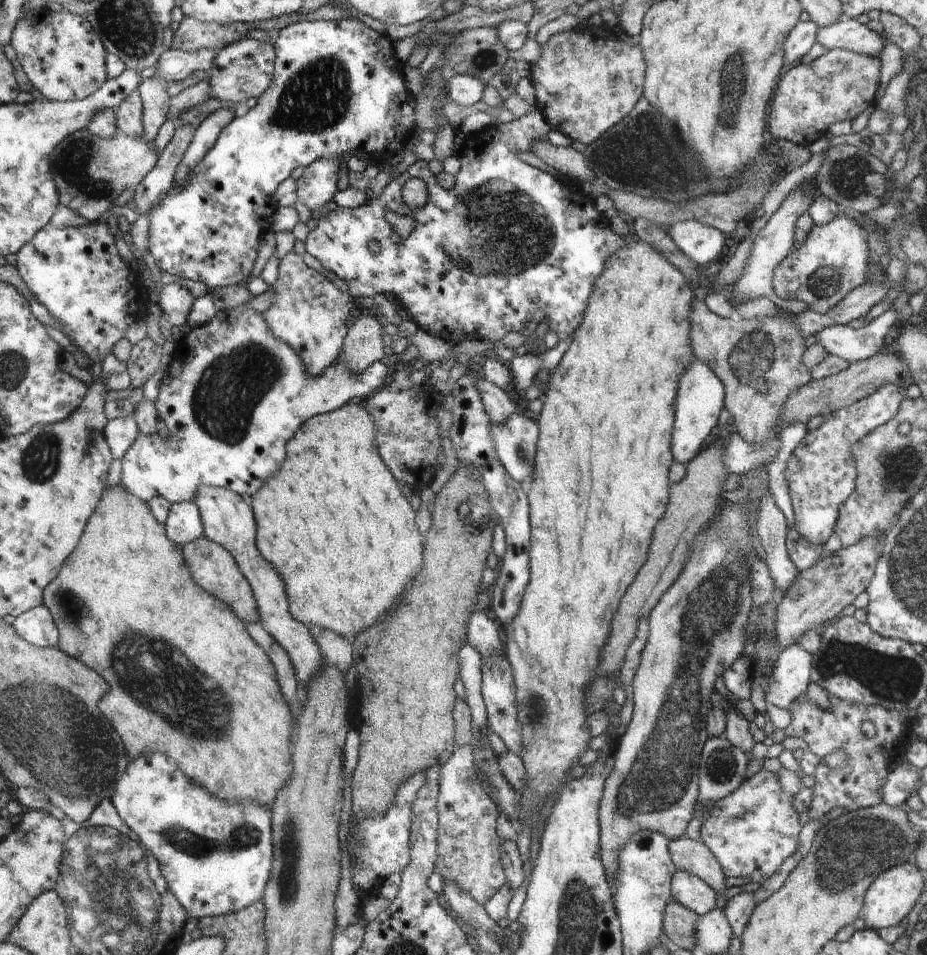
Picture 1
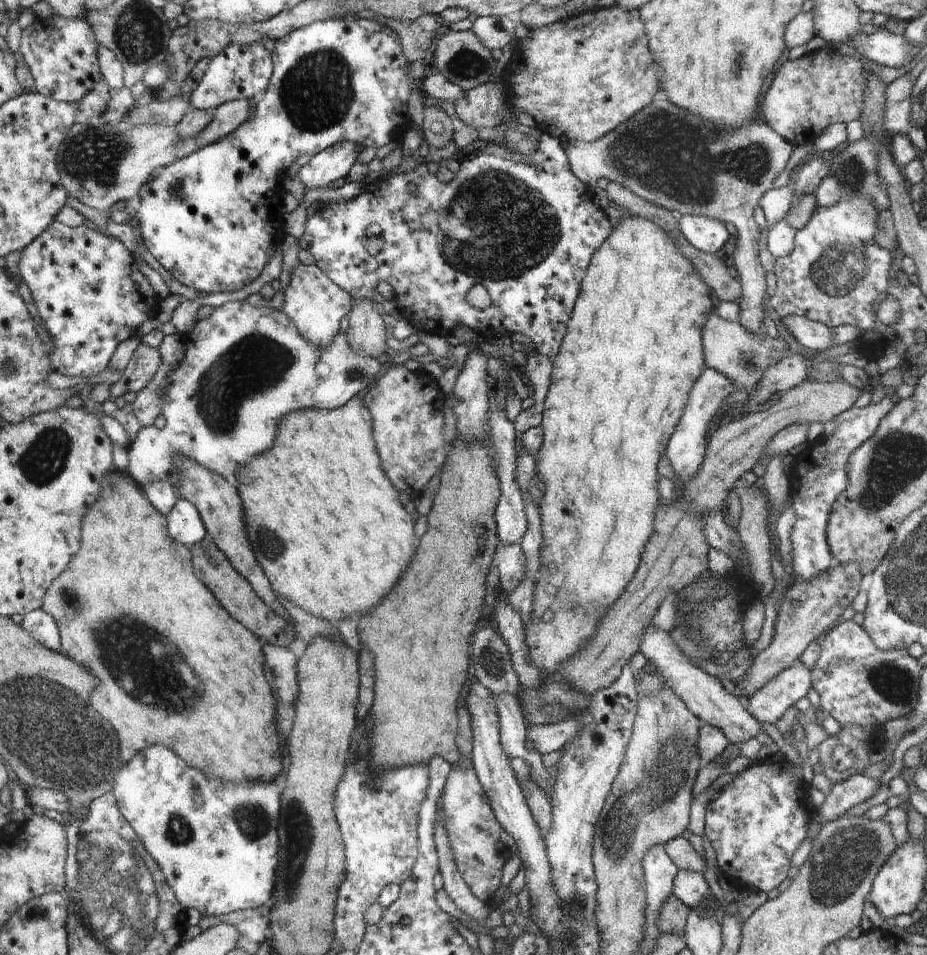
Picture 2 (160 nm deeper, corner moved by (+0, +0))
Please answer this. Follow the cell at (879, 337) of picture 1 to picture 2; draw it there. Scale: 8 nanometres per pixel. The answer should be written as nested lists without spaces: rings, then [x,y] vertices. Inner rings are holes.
[[[790,315],[781,319],[787,330],[787,337],[806,346],[808,350],[824,350],[833,346],[834,331],[822,323],[807,319],[803,316]]]

